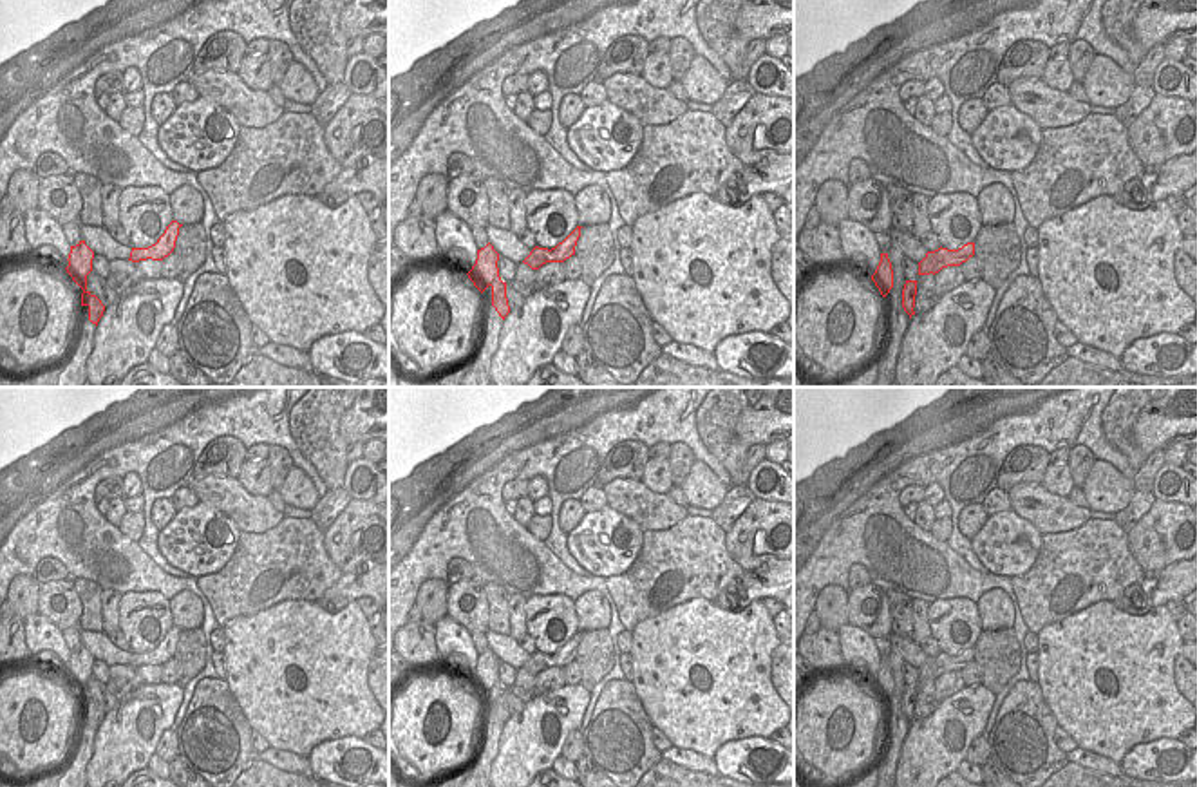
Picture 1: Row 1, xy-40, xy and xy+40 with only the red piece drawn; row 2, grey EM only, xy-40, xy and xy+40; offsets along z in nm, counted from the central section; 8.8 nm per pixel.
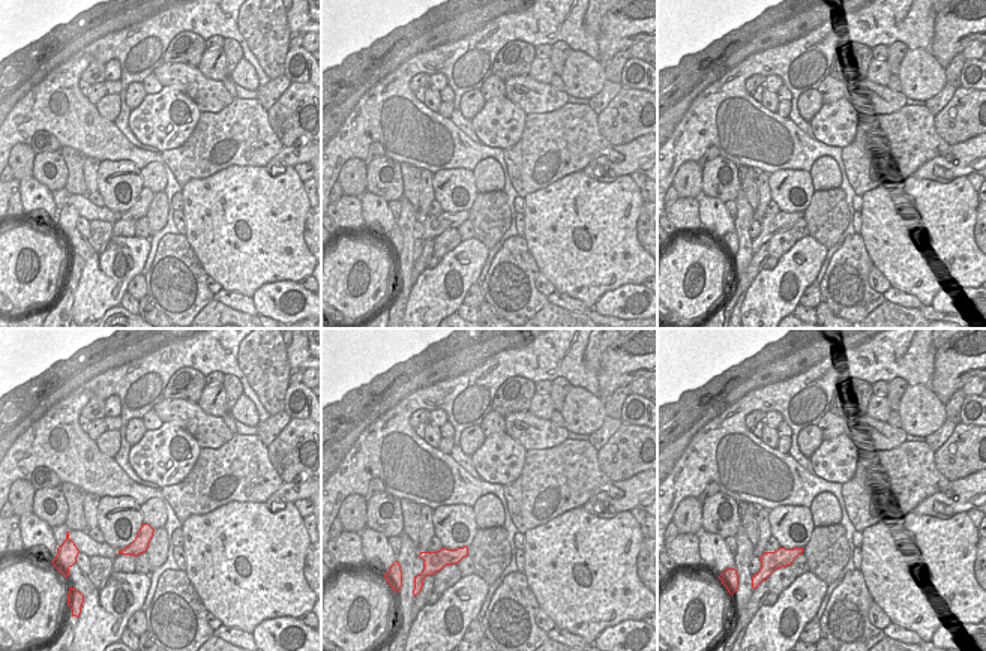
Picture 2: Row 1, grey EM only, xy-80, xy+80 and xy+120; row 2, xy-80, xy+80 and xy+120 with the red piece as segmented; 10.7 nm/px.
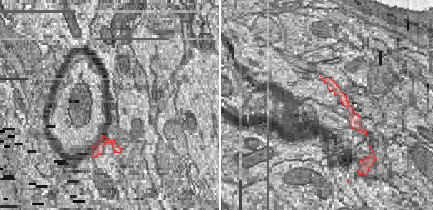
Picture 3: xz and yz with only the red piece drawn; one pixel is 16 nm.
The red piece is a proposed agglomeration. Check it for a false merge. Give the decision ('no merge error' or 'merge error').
merge error

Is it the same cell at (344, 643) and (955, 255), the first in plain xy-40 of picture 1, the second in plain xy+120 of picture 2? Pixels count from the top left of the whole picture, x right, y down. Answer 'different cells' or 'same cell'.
same cell

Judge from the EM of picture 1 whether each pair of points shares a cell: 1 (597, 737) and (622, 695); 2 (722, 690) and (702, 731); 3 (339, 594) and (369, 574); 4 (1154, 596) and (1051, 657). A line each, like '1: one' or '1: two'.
1: one
2: one
3: one
4: two

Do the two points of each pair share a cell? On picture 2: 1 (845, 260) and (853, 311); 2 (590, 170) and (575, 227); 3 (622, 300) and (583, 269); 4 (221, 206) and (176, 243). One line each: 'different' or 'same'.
1: same
2: different
3: different
4: different

